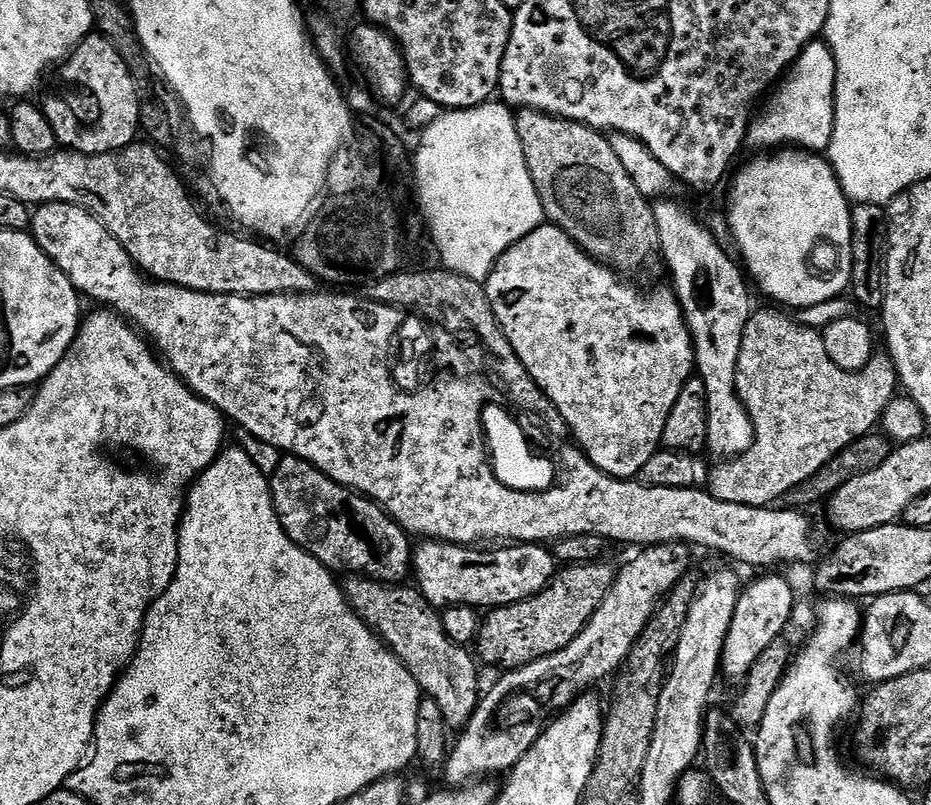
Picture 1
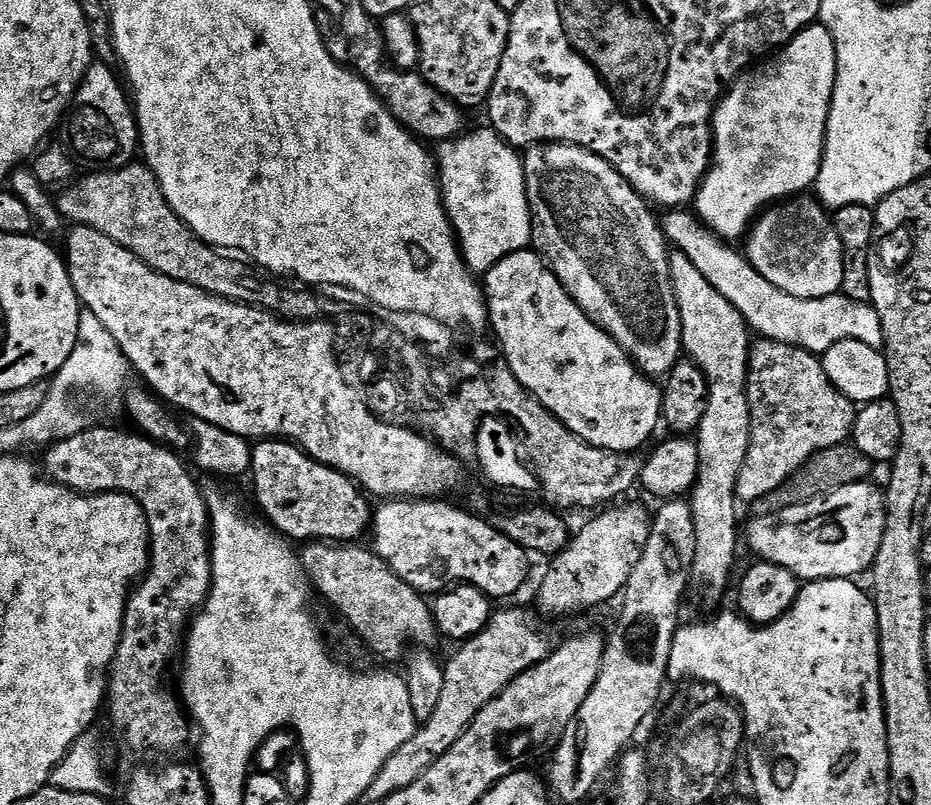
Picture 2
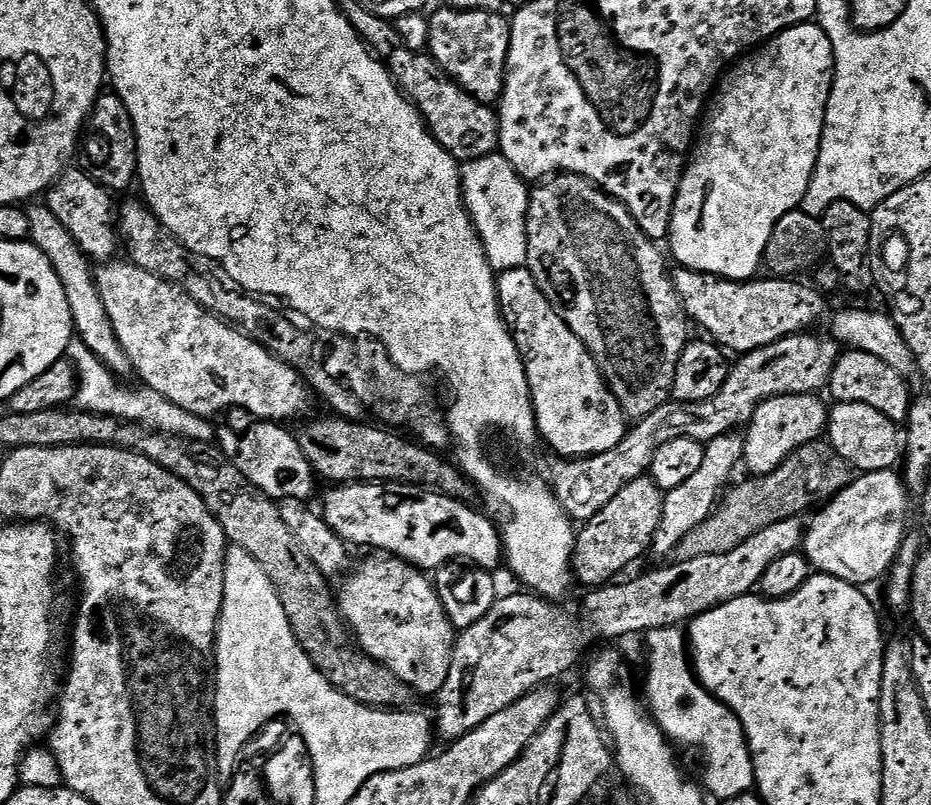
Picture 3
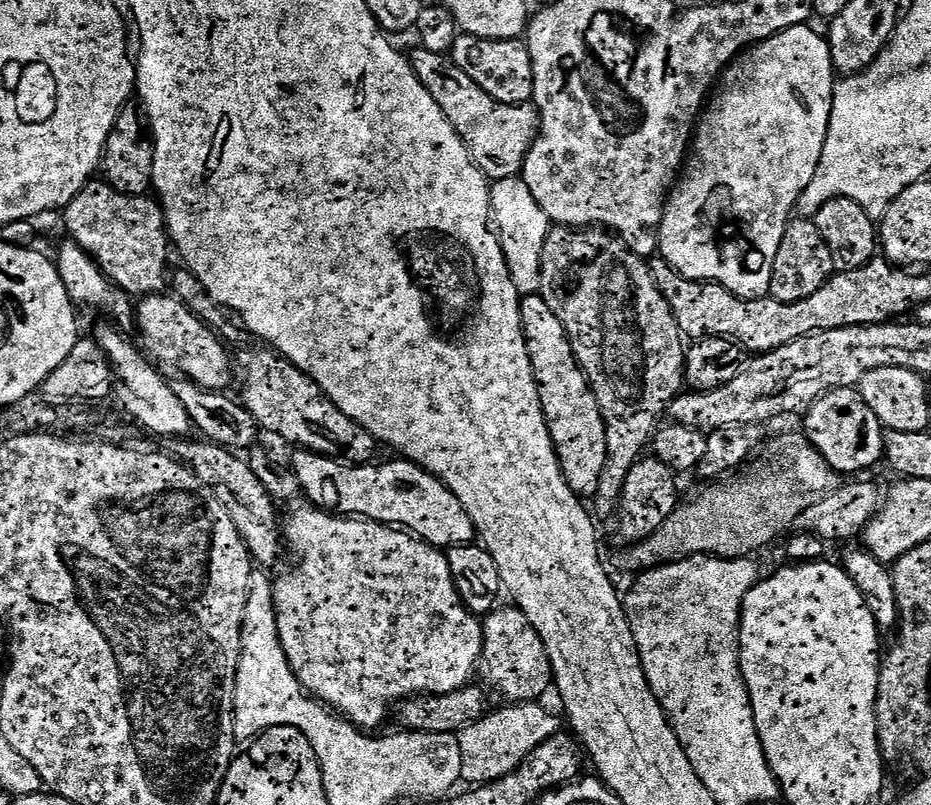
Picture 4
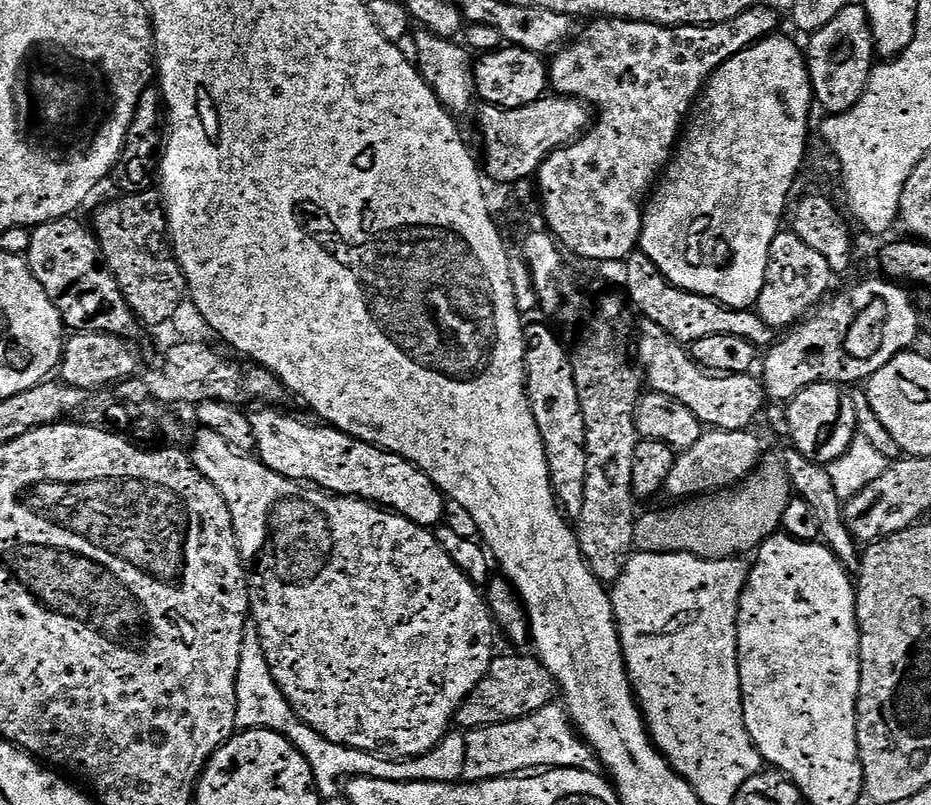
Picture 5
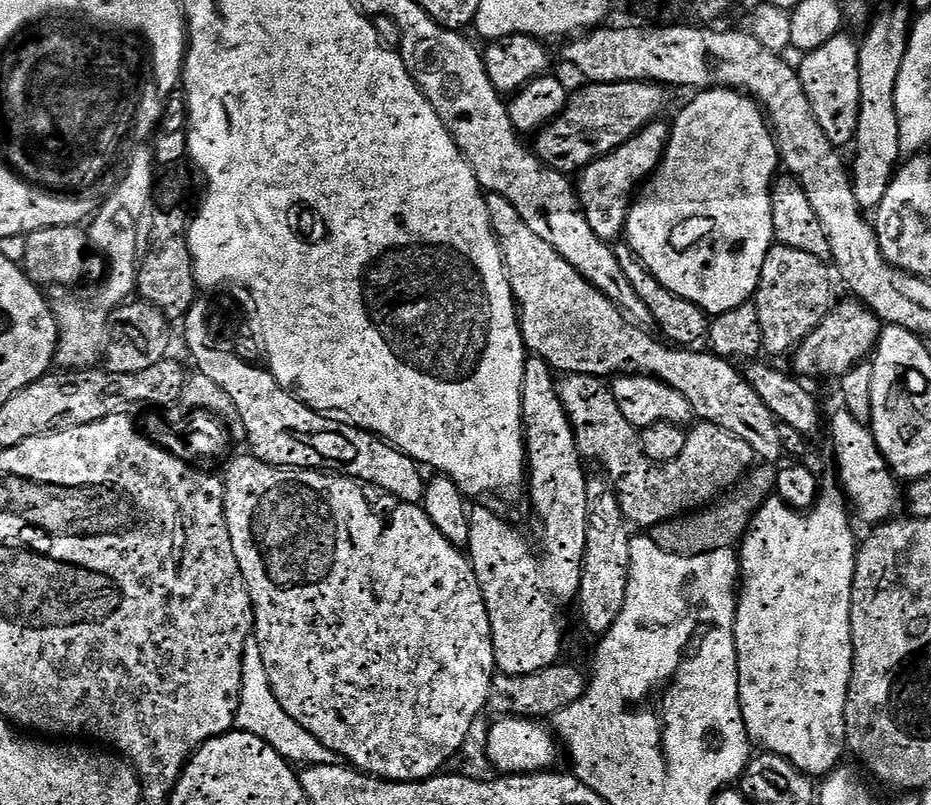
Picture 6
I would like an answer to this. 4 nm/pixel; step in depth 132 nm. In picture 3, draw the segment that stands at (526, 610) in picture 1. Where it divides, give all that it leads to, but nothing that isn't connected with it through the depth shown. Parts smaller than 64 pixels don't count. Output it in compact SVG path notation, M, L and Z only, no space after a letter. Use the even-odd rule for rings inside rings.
M640 477L624 486L606 506L588 520L584 525L584 536L577 539L574 555L572 557L572 570L577 581L585 584L585 589L595 590L609 582L615 581L619 572L624 572L643 552L647 553L653 542L655 531L658 530L660 511L663 508L664 493L651 480L651 477Z

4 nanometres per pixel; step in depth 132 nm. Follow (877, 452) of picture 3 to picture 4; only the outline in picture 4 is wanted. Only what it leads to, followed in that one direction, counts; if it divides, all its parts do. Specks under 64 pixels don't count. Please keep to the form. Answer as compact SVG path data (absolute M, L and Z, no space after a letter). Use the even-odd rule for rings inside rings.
M855 387L835 388L819 396L803 413L802 420L804 435L818 450L818 454L826 458L833 473L860 472L863 468L872 468L876 463L881 463L885 429Z

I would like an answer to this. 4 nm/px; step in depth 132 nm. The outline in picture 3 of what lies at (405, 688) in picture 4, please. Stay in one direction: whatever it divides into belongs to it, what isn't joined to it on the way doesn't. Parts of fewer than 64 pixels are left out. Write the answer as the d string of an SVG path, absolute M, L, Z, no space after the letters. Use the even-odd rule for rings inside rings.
M376 554L373 557L373 560L366 561L360 569L357 567L343 581L345 584L338 588L340 615L344 617L344 622L348 625L361 651L377 660L379 664L394 670L394 674L398 674L398 678L402 678L402 682L410 685L421 697L435 697L444 689L444 683L450 674L457 629L453 628L438 598L435 583L429 577L427 580L424 577L427 575L421 569L387 554Z

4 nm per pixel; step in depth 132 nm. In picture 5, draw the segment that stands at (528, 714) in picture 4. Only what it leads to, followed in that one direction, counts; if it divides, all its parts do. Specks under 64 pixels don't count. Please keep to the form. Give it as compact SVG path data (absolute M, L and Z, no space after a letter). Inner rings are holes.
M556 702L521 720L471 729L465 735L465 750L463 779L468 782L501 780L504 776L550 768L573 768L583 772L595 772L598 768L596 753L585 744L583 736L569 720L567 711Z

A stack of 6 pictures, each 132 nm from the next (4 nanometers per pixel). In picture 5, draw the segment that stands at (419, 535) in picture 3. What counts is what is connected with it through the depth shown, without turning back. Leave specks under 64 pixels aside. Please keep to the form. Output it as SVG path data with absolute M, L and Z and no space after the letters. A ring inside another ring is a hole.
M264 406L261 412L251 413L250 419L253 426L253 434L256 439L258 459L267 468L274 470L283 476L289 476L291 480L307 482L309 485L322 488L338 496L354 496L368 503L377 505L387 511L394 512L398 516L404 516L410 522L421 524L429 530L435 529L440 515L444 512L446 497L436 483L430 479L420 468L414 467L409 460L404 460L398 454L387 452L384 448L375 448L361 440L356 440L337 428L316 424L303 424L284 412L276 412L275 407Z

